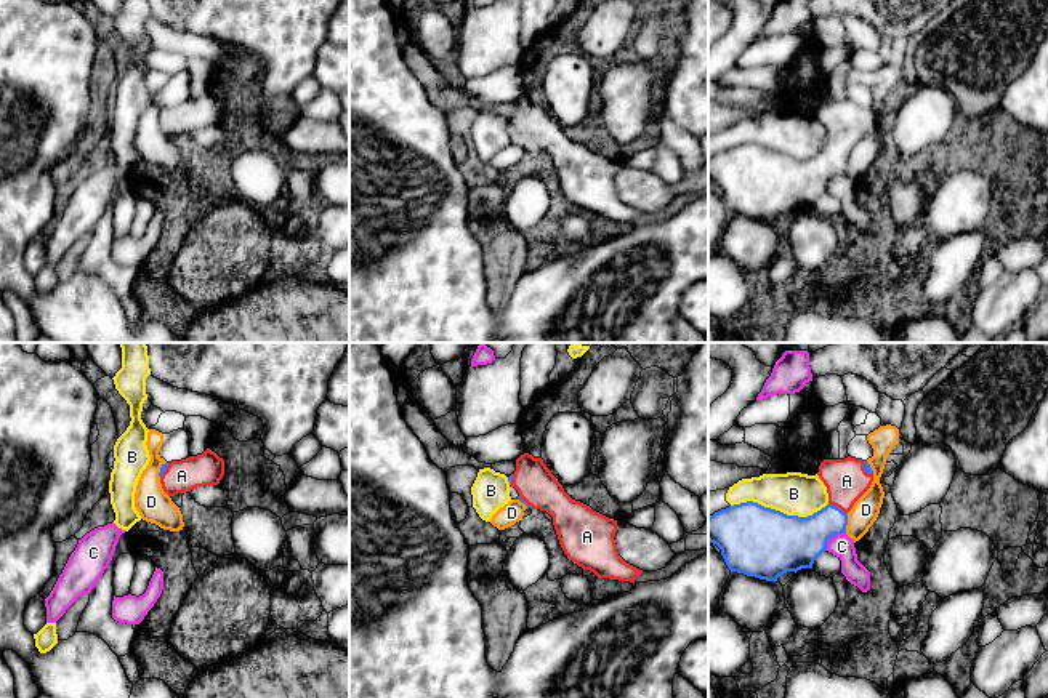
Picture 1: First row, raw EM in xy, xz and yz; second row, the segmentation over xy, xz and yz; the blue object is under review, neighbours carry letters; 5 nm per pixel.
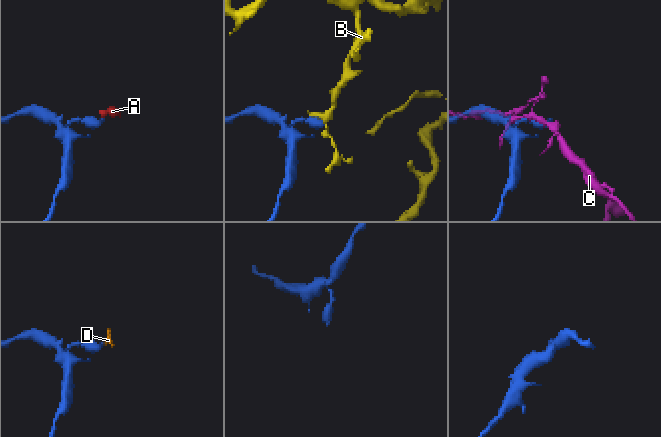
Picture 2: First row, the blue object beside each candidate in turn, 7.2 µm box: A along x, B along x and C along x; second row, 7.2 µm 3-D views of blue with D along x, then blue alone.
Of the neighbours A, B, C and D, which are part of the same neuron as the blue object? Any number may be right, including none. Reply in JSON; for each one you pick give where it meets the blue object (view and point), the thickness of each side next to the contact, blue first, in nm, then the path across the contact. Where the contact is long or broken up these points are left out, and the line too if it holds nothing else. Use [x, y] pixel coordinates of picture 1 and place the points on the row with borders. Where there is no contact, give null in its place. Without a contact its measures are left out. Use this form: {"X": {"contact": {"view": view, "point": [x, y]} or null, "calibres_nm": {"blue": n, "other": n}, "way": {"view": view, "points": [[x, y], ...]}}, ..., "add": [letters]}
{"A": {"contact": {"view": "yz", "point": [838, 508]}, "calibres_nm": {"blue": 240, "other": 220}, "way": {"view": "yz", "points": [[800, 540], [814, 532], [838, 508], [846, 481]]}}, "add": ["A"]}

